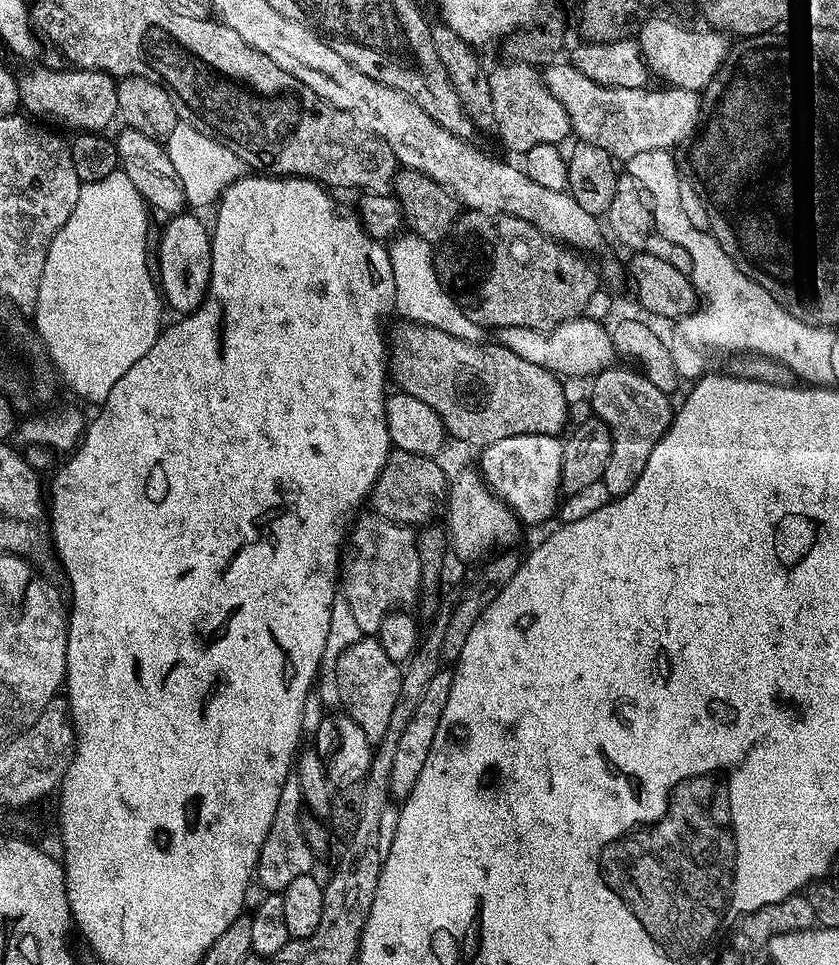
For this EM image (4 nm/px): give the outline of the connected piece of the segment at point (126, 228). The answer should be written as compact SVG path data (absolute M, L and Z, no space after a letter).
M117 170L106 174L106 178L102 178L102 182L90 182L81 187L78 202L74 202L74 210L70 214L70 218L66 218L66 222L56 231L56 237L48 247L46 266L42 270L42 278L38 286L34 327L46 346L48 356L52 359L52 366L56 369L59 379L63 383L65 380L69 390L74 395L81 396L79 398L81 401L92 406L103 404L110 394L110 390L114 390L114 382L118 382L118 378L122 378L122 374L126 374L126 370L130 370L130 366L134 366L134 362L138 362L138 358L142 358L142 354L146 354L146 350L150 350L150 346L154 346L154 342L162 331L162 323L160 324L162 296L158 291L153 269L151 267L148 269L148 215L150 215L150 209L138 194L138 190L134 190L134 182L130 182L130 178L126 178L123 170Z

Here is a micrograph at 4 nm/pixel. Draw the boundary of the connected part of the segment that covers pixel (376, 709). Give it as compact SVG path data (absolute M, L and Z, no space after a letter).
M362 638L354 642L334 662L340 704L346 716L365 731L372 742L379 742L390 726L390 716L400 700L401 665L396 664L386 654L386 650L376 638Z

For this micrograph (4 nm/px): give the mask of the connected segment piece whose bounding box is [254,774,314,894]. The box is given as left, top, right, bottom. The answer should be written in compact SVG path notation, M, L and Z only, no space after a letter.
M295 774L290 775L282 786L282 794L278 797L278 810L274 814L274 822L270 822L270 834L266 834L266 842L262 842L262 850L256 863L254 876L258 884L260 880L265 893L283 893L290 886L290 882L294 882L294 878L302 878L313 871L314 853L305 836L305 821L300 821L300 811L305 811L305 808L300 779Z

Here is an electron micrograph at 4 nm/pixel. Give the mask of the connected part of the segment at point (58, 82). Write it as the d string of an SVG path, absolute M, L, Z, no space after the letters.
M32 68L23 75L20 74L17 77L19 105L25 113L41 121L64 122L79 131L105 131L104 128L119 115L115 77L107 72L77 68L65 69Z

